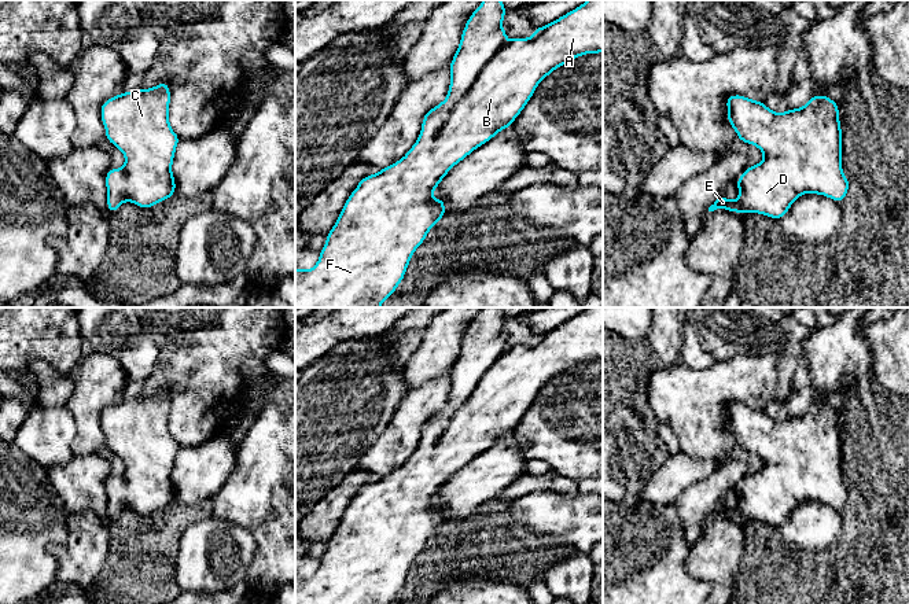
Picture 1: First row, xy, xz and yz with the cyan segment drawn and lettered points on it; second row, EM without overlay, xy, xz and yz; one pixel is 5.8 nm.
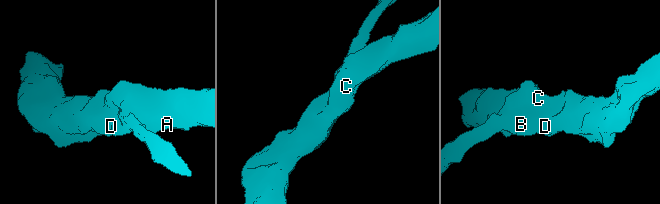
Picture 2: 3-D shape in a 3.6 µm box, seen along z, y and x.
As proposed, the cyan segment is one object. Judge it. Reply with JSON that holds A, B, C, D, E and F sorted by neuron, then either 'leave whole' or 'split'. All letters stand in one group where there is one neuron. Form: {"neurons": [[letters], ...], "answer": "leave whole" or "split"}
{"neurons": [["A", "B", "C", "D", "E", "F"]], "answer": "leave whole"}

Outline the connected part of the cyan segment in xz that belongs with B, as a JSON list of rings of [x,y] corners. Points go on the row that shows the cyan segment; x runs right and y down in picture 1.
[[[483,0],[470,15],[449,65],[450,85],[446,99],[424,114],[417,141],[404,158],[358,181],[327,233],[316,265],[308,270],[295,268],[295,307],[380,307],[405,277],[411,258],[428,231],[445,217],[445,200],[431,195],[449,170],[500,130],[511,128],[538,84],[553,70],[578,56],[603,52],[603,0],[586,0],[556,21],[534,29],[530,38],[518,37],[509,41],[501,26],[507,12],[501,0]]]

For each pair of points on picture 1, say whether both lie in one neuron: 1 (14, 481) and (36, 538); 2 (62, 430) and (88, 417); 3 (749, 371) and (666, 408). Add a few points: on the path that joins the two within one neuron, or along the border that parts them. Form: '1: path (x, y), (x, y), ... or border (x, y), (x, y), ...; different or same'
1: path (14, 494), (14, 516), (22, 525); same
2: border (65, 407), (73, 417), (74, 455); different
3: path (728, 380), (696, 398), (687, 398); same

